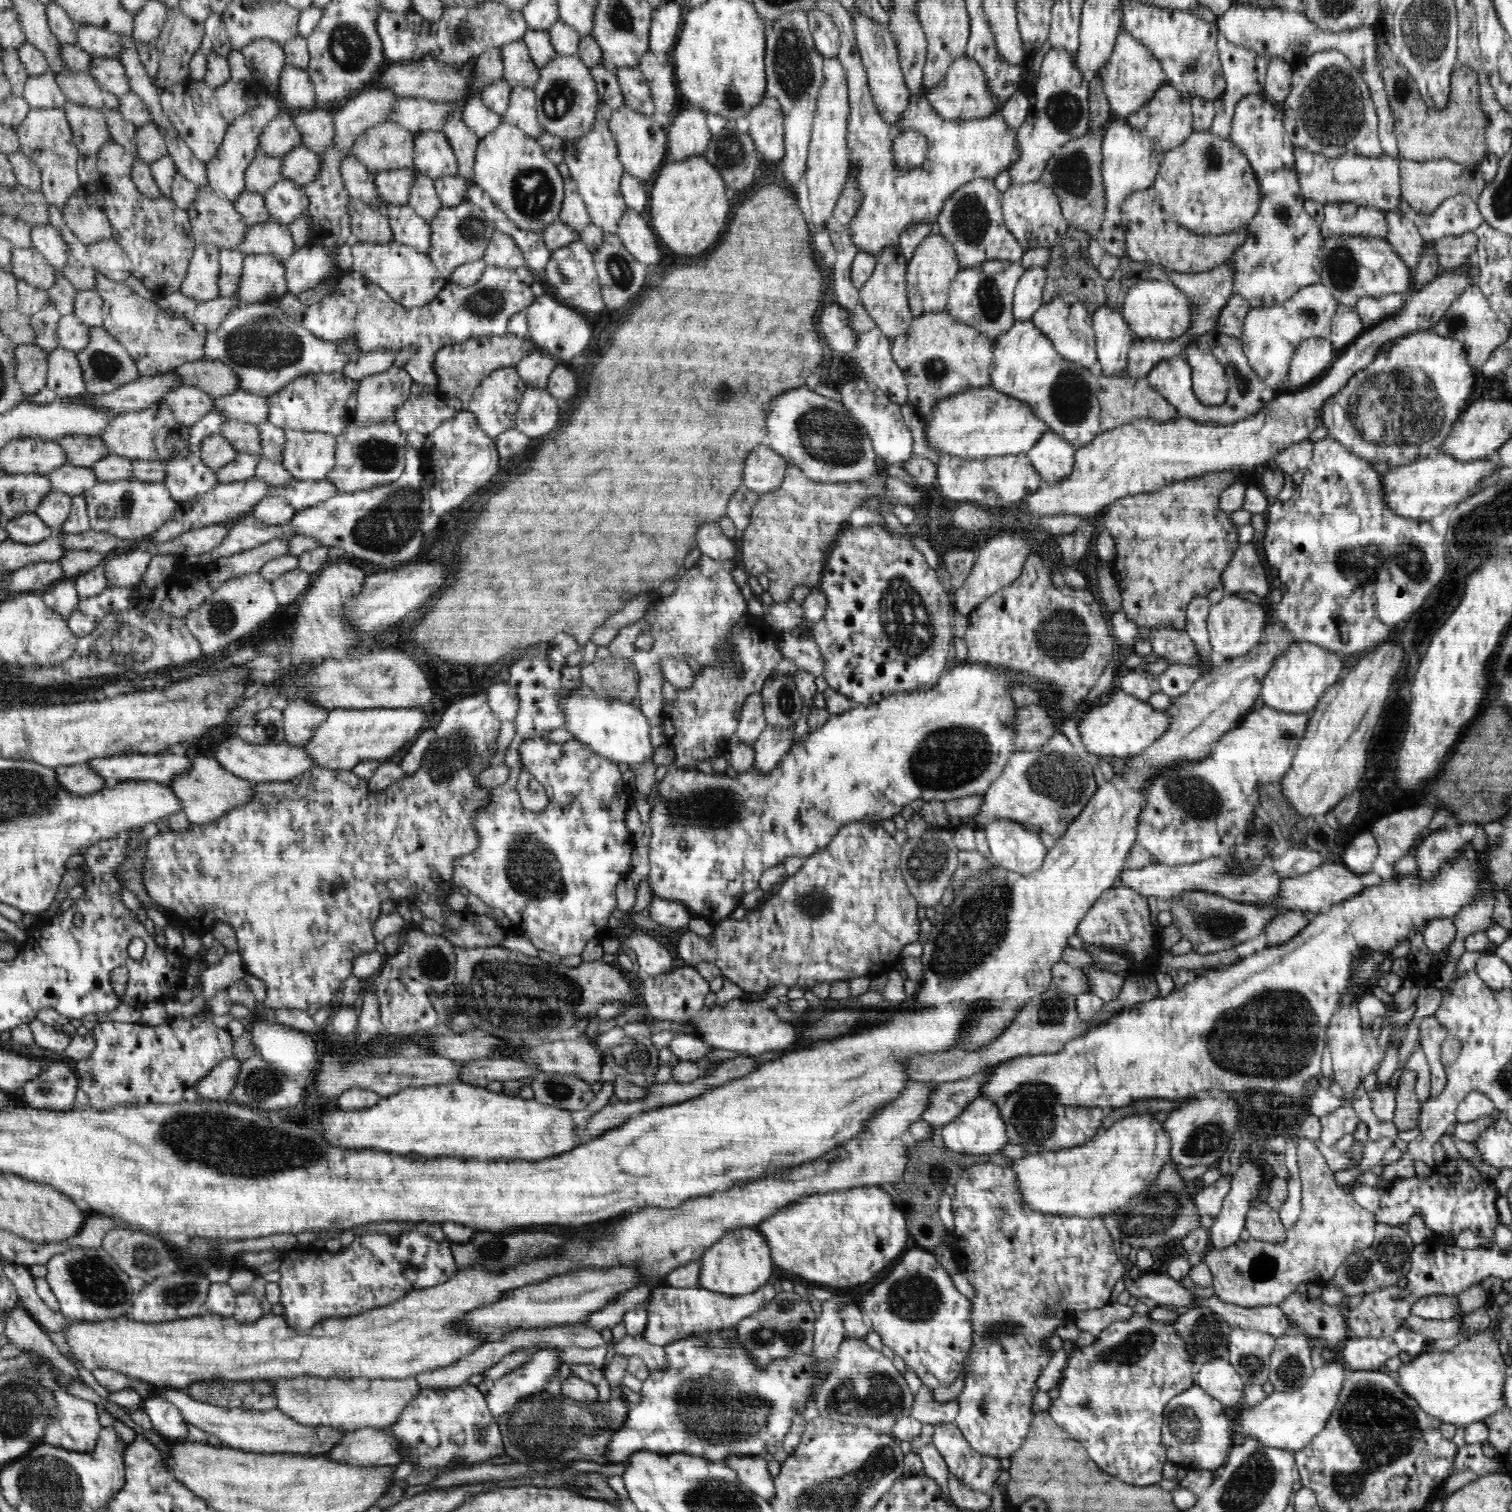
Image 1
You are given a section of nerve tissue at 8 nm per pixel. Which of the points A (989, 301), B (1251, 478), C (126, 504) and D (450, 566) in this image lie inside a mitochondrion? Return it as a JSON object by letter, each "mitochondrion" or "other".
{"A":"mitochondrion","B":"other","C":"mitochondrion","D":"other"}

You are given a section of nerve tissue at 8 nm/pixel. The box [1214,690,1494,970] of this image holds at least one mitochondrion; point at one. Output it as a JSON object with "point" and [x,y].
{"point":[1467,798]}

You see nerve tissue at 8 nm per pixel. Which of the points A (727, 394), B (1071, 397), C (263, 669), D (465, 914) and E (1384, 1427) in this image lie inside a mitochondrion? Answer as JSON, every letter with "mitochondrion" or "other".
{"A":"mitochondrion","B":"mitochondrion","C":"other","D":"other","E":"mitochondrion"}

